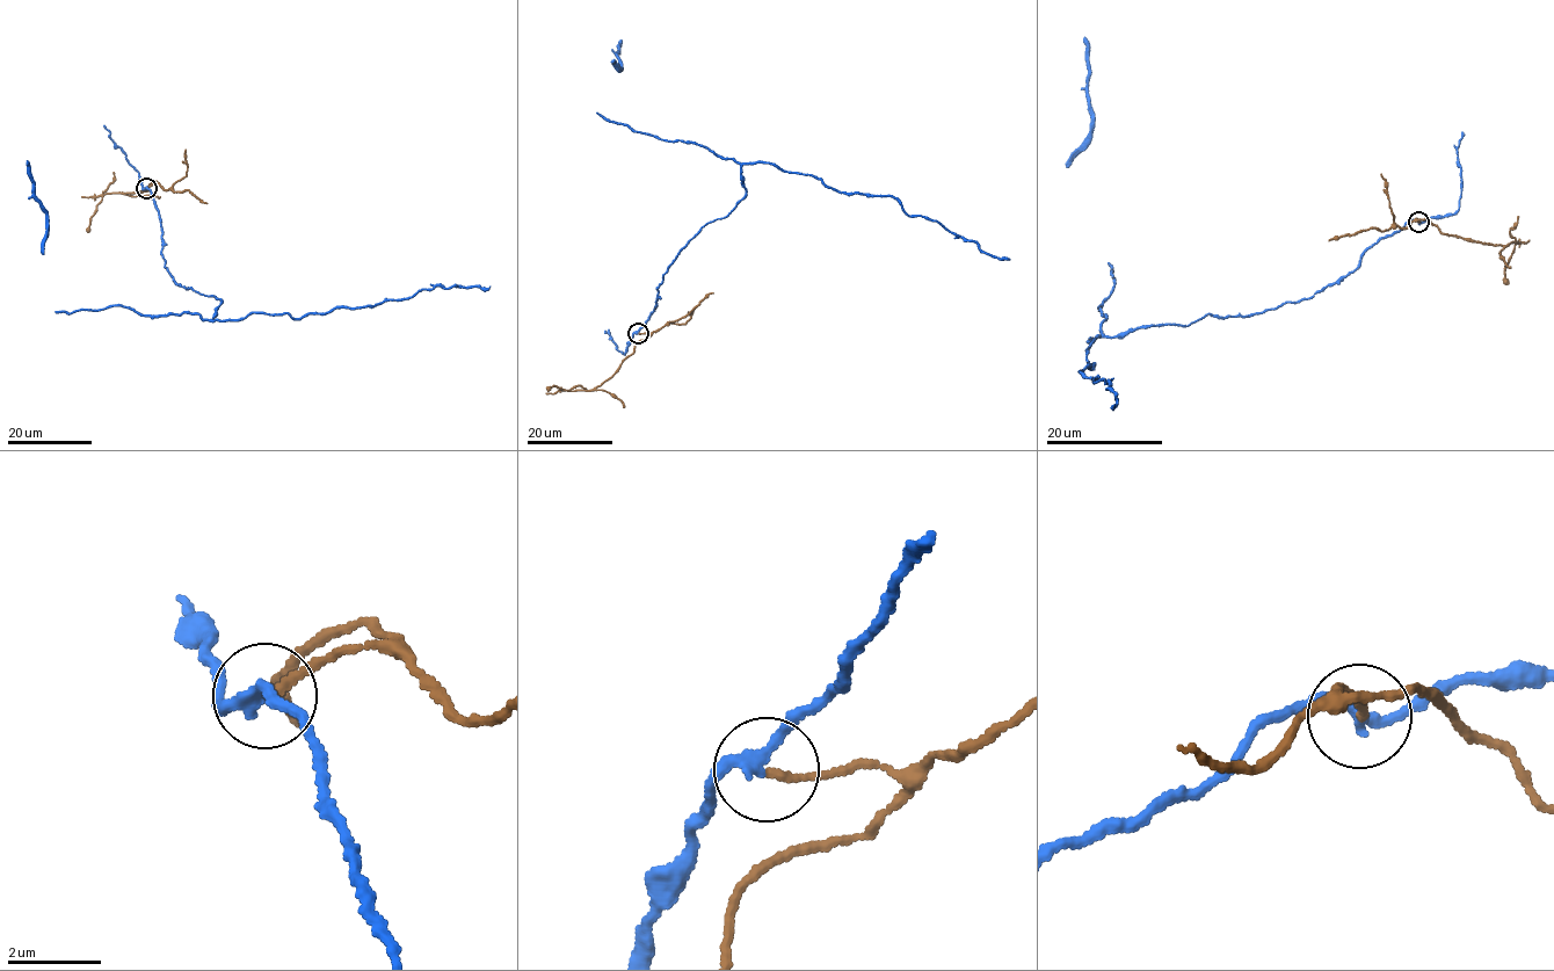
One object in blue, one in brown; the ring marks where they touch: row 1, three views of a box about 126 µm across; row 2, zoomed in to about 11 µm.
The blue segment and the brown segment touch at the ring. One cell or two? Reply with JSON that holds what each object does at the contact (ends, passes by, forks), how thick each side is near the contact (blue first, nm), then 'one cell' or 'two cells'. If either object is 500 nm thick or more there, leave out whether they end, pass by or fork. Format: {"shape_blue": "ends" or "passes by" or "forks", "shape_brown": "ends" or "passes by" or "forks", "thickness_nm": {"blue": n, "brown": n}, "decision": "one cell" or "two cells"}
{"shape_blue": "passes by", "shape_brown": "ends", "thickness_nm": {"blue": 240, "brown": 160}, "decision": "two cells"}

